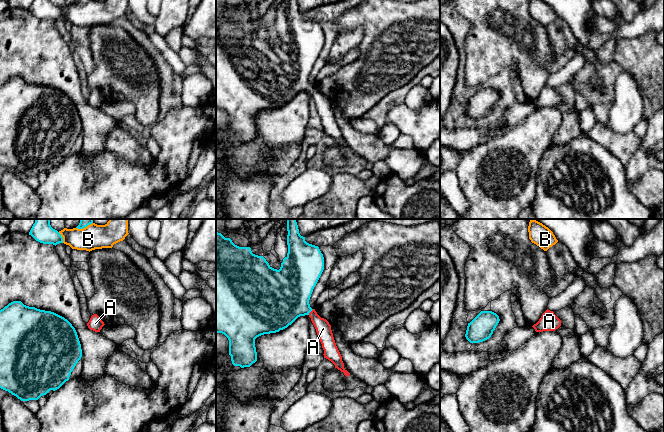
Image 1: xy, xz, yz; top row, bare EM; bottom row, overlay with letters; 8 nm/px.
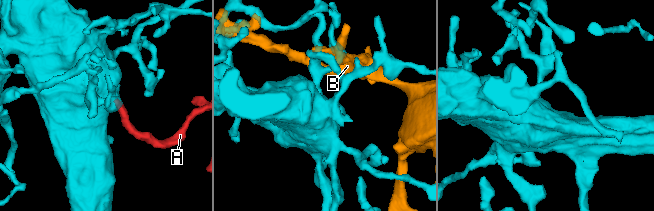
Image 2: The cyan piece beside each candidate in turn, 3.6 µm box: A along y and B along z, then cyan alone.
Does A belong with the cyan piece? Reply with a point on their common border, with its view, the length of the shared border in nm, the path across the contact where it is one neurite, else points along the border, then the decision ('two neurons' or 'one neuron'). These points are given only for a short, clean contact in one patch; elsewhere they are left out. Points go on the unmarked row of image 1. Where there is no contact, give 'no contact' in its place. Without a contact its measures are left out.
xz (310, 87) | 60 nm | across xz (283, 72), (310, 87), (323, 104) | one neuron

